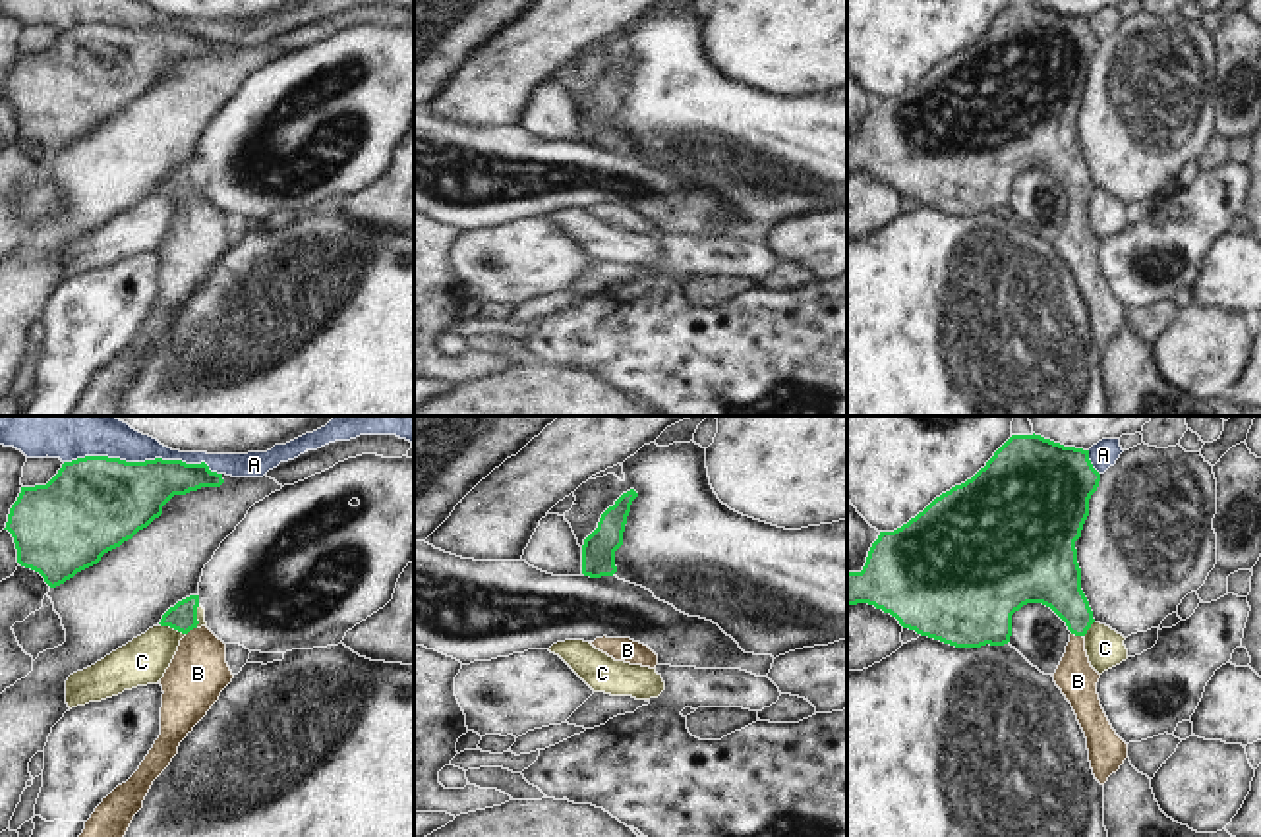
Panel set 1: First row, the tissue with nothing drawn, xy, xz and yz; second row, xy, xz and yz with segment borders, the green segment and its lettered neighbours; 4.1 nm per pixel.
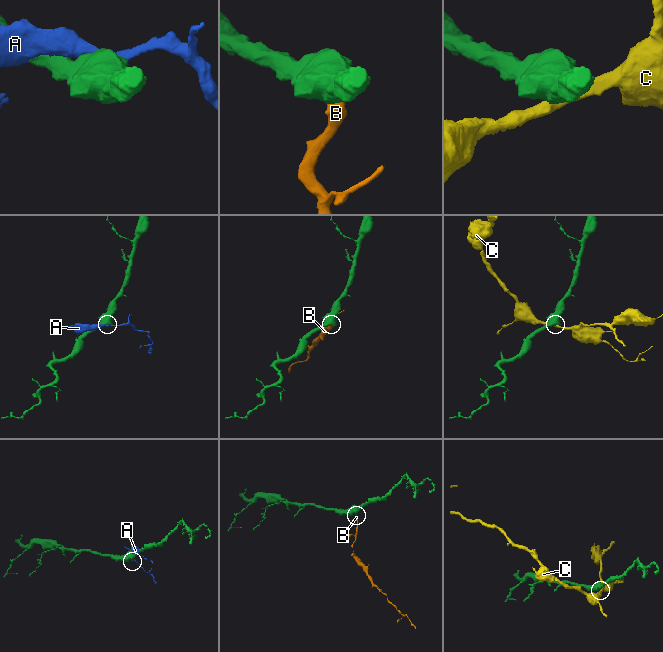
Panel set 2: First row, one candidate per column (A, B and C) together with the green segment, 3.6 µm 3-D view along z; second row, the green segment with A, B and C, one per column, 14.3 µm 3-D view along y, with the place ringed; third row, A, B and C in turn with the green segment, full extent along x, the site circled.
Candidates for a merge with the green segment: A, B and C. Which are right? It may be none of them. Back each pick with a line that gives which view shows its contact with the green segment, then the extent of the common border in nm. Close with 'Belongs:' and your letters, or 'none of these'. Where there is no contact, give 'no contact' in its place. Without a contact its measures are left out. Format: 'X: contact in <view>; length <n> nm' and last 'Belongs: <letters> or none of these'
B: contact in xy; length 60 nm
Belongs: B

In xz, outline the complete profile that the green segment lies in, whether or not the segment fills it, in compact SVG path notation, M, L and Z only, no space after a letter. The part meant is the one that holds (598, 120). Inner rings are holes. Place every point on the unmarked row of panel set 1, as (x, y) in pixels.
M634 56L623 60L613 73L609 73L598 95L584 106L582 112L582 141L590 145L613 143L615 118L623 112L623 99L632 68L638 64Z

